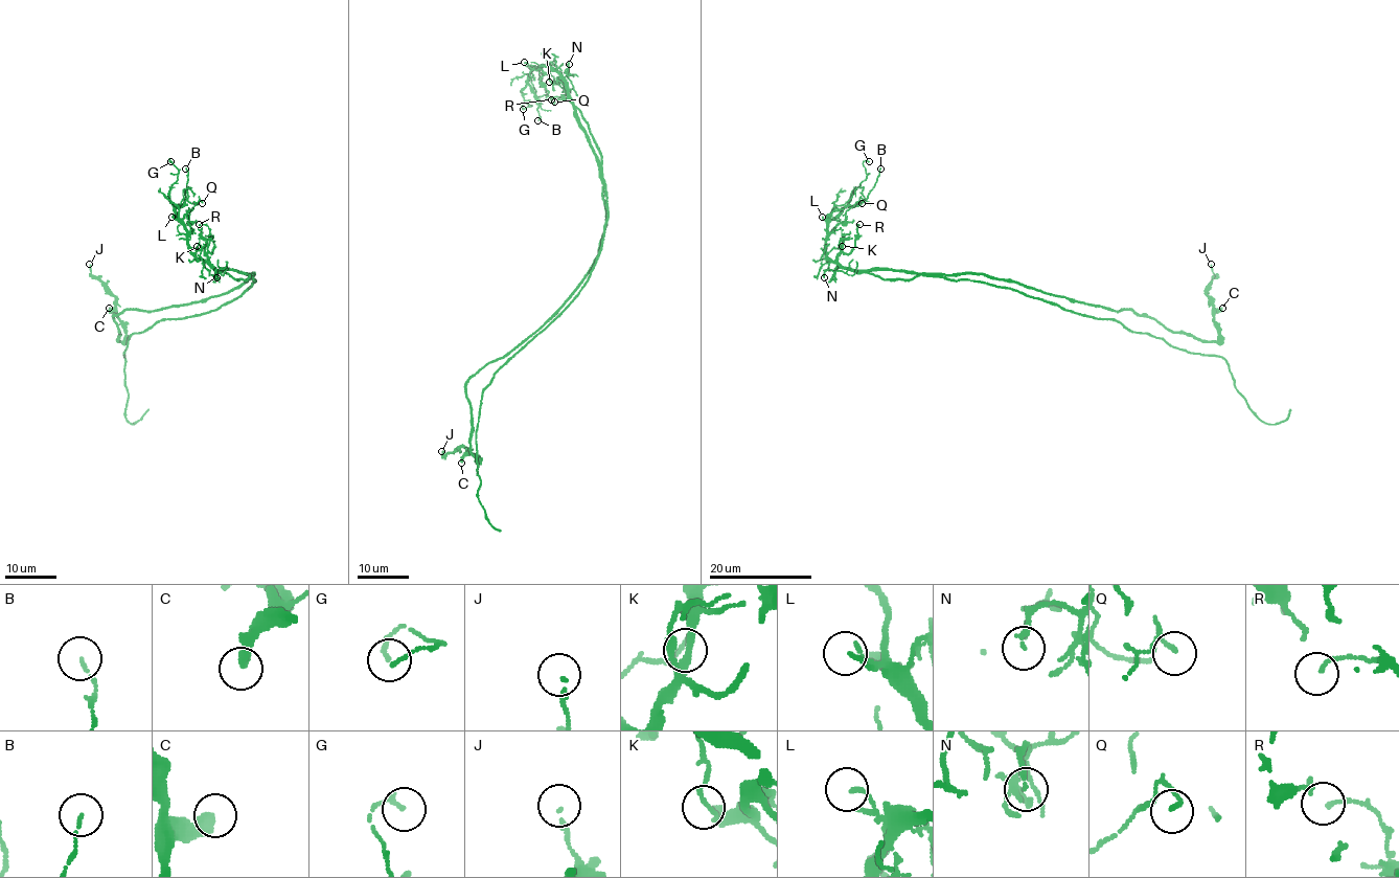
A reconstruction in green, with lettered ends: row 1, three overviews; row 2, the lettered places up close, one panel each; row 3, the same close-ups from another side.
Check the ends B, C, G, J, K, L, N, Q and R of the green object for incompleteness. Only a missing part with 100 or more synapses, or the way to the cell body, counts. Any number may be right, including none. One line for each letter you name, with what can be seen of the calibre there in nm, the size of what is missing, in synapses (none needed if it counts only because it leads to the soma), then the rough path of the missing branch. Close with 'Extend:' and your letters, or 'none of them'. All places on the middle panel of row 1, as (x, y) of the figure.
Extend: none of them

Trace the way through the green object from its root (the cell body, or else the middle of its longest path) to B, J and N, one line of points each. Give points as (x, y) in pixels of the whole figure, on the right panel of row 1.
B: (956, 279), (894, 269), (847, 269), (827, 256), (826, 226), (845, 206), (858, 205), (867, 198), (880, 169)
J: (956, 279), (946, 277), (985, 273), (1111, 311), (1132, 309), (1172, 331), (1216, 341), (1207, 294), (1211, 264)
N: (956, 279), (894, 269), (845, 268), (827, 269), (824, 277)

